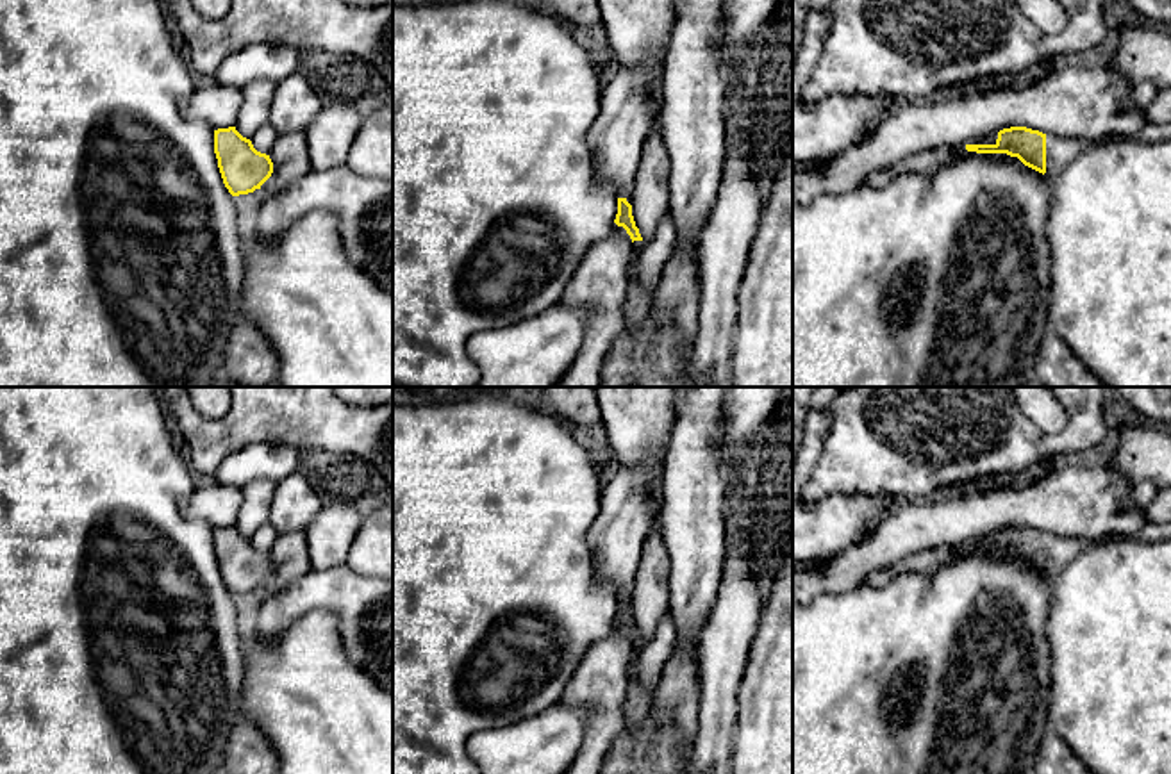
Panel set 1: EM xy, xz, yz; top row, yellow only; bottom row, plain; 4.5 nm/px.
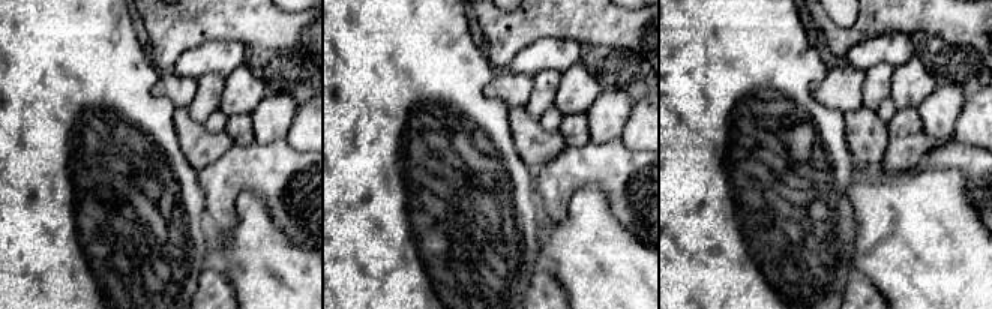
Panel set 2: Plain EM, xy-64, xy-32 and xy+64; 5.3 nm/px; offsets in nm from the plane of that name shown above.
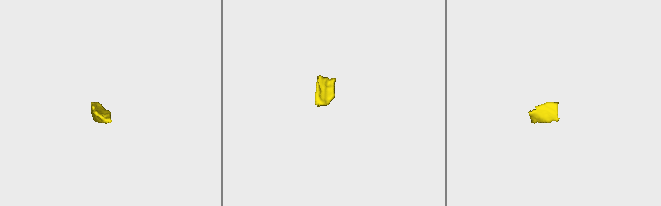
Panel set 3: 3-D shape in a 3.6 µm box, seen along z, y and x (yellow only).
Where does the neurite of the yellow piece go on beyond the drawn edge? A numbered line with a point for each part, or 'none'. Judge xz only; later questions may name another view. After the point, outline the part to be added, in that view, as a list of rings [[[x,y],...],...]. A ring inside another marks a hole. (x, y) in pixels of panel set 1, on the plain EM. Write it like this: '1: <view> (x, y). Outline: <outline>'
1: xz (645, 746). Outline: [[[643,640],[632,642],[625,726],[603,760],[602,774],[694,774],[693,740],[671,719],[659,724],[652,717],[652,696],[639,683],[637,655],[643,647]]]

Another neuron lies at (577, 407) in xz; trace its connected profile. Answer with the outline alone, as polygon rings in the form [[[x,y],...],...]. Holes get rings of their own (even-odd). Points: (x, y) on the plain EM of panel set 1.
[[[432,387],[430,403],[448,403],[478,392],[514,392],[536,399],[546,412],[578,433],[587,444],[605,439],[594,387]]]

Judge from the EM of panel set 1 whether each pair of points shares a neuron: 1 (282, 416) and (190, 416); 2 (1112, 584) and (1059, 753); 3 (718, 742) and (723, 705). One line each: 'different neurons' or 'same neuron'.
1: same neuron
2: different neurons
3: same neuron

